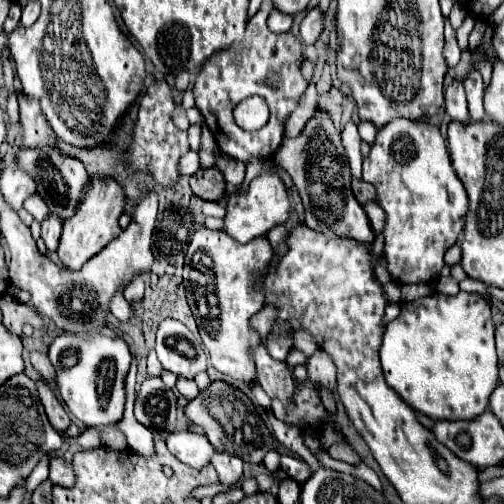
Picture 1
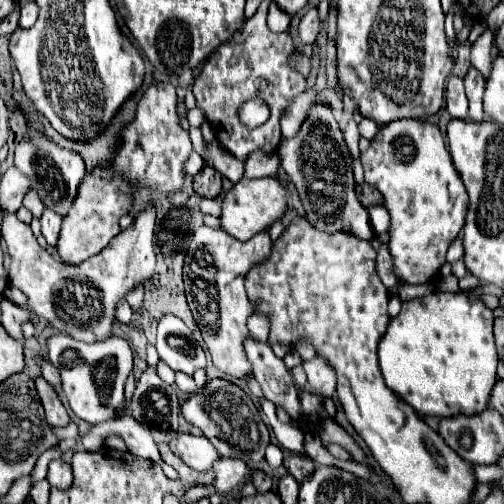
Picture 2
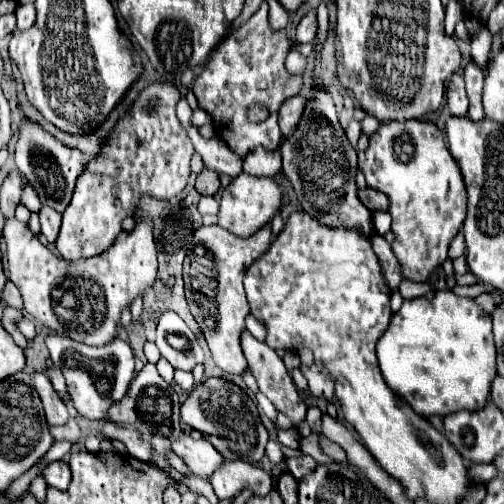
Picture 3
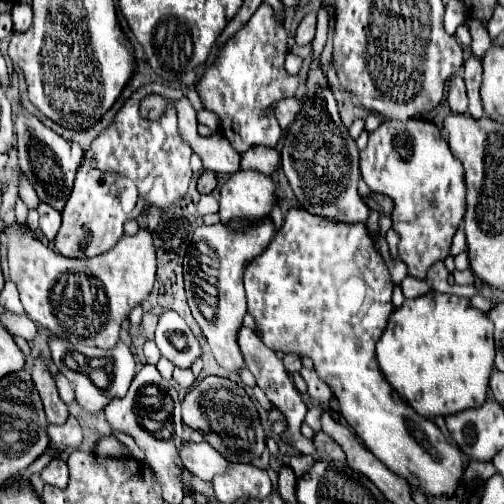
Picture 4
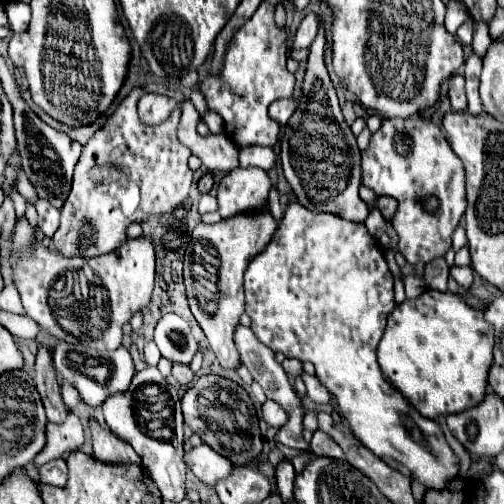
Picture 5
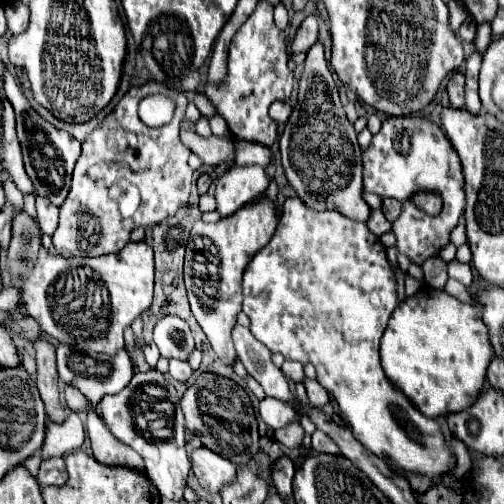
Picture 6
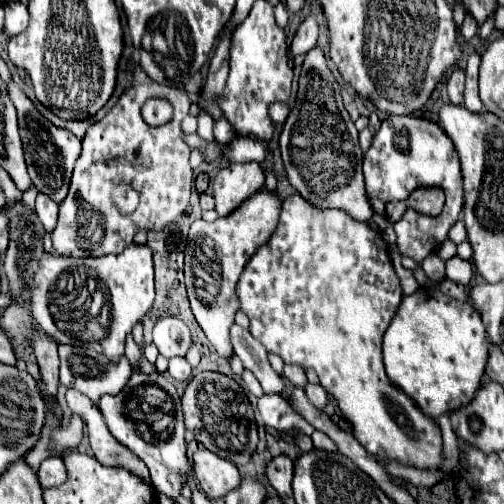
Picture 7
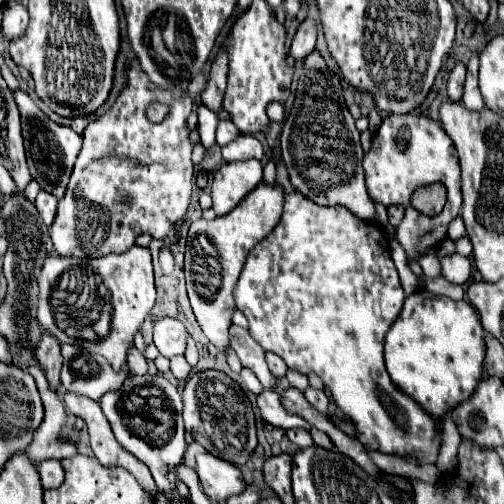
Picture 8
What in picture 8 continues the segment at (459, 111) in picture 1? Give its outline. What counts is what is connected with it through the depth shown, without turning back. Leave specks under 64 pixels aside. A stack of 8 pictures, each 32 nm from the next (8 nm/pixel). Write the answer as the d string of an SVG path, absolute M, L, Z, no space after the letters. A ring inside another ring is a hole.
M456 62L454 70L448 76L448 96L454 102L462 100L462 88L464 88L464 76L466 76L466 66L462 62Z

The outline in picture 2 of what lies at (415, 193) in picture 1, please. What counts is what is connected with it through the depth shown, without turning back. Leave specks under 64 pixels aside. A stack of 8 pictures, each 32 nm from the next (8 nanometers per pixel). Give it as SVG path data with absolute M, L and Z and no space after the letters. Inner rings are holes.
M394 120L390 124L384 124L378 130L376 138L370 142L368 152L362 154L362 166L364 166L364 180L382 194L384 208L390 214L388 252L392 256L394 274L400 278L400 282L408 284L426 284L428 280L438 278L446 250L458 238L464 226L468 206L466 188L460 176L456 176L456 168L452 168L452 158L450 152L446 150L438 126L420 120Z

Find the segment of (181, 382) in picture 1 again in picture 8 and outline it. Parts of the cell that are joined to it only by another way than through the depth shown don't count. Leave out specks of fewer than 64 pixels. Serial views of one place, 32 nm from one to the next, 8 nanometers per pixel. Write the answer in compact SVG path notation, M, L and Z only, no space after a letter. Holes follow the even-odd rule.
M176 356L174 360L170 360L170 372L174 374L174 378L186 380L186 358L184 356Z

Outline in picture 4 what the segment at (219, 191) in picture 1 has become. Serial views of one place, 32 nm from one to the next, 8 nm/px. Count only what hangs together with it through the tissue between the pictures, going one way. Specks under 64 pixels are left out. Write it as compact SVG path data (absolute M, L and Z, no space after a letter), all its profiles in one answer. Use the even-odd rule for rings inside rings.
M204 170L198 178L198 192L200 194L210 194L214 192L214 188L218 186L218 178L216 178L216 172L210 172L210 170Z

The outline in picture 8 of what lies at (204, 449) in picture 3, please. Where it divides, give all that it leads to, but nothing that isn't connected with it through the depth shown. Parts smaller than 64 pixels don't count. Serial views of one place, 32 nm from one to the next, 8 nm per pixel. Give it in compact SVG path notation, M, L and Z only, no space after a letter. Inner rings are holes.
M210 452L198 454L196 464L195 470L200 485L213 503L226 500L228 496L244 490L244 478L234 464L222 460Z

